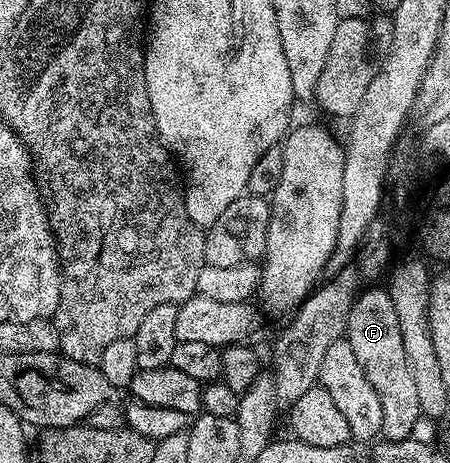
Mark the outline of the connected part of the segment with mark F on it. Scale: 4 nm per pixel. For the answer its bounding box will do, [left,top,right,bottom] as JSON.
[346,289,421,442]

